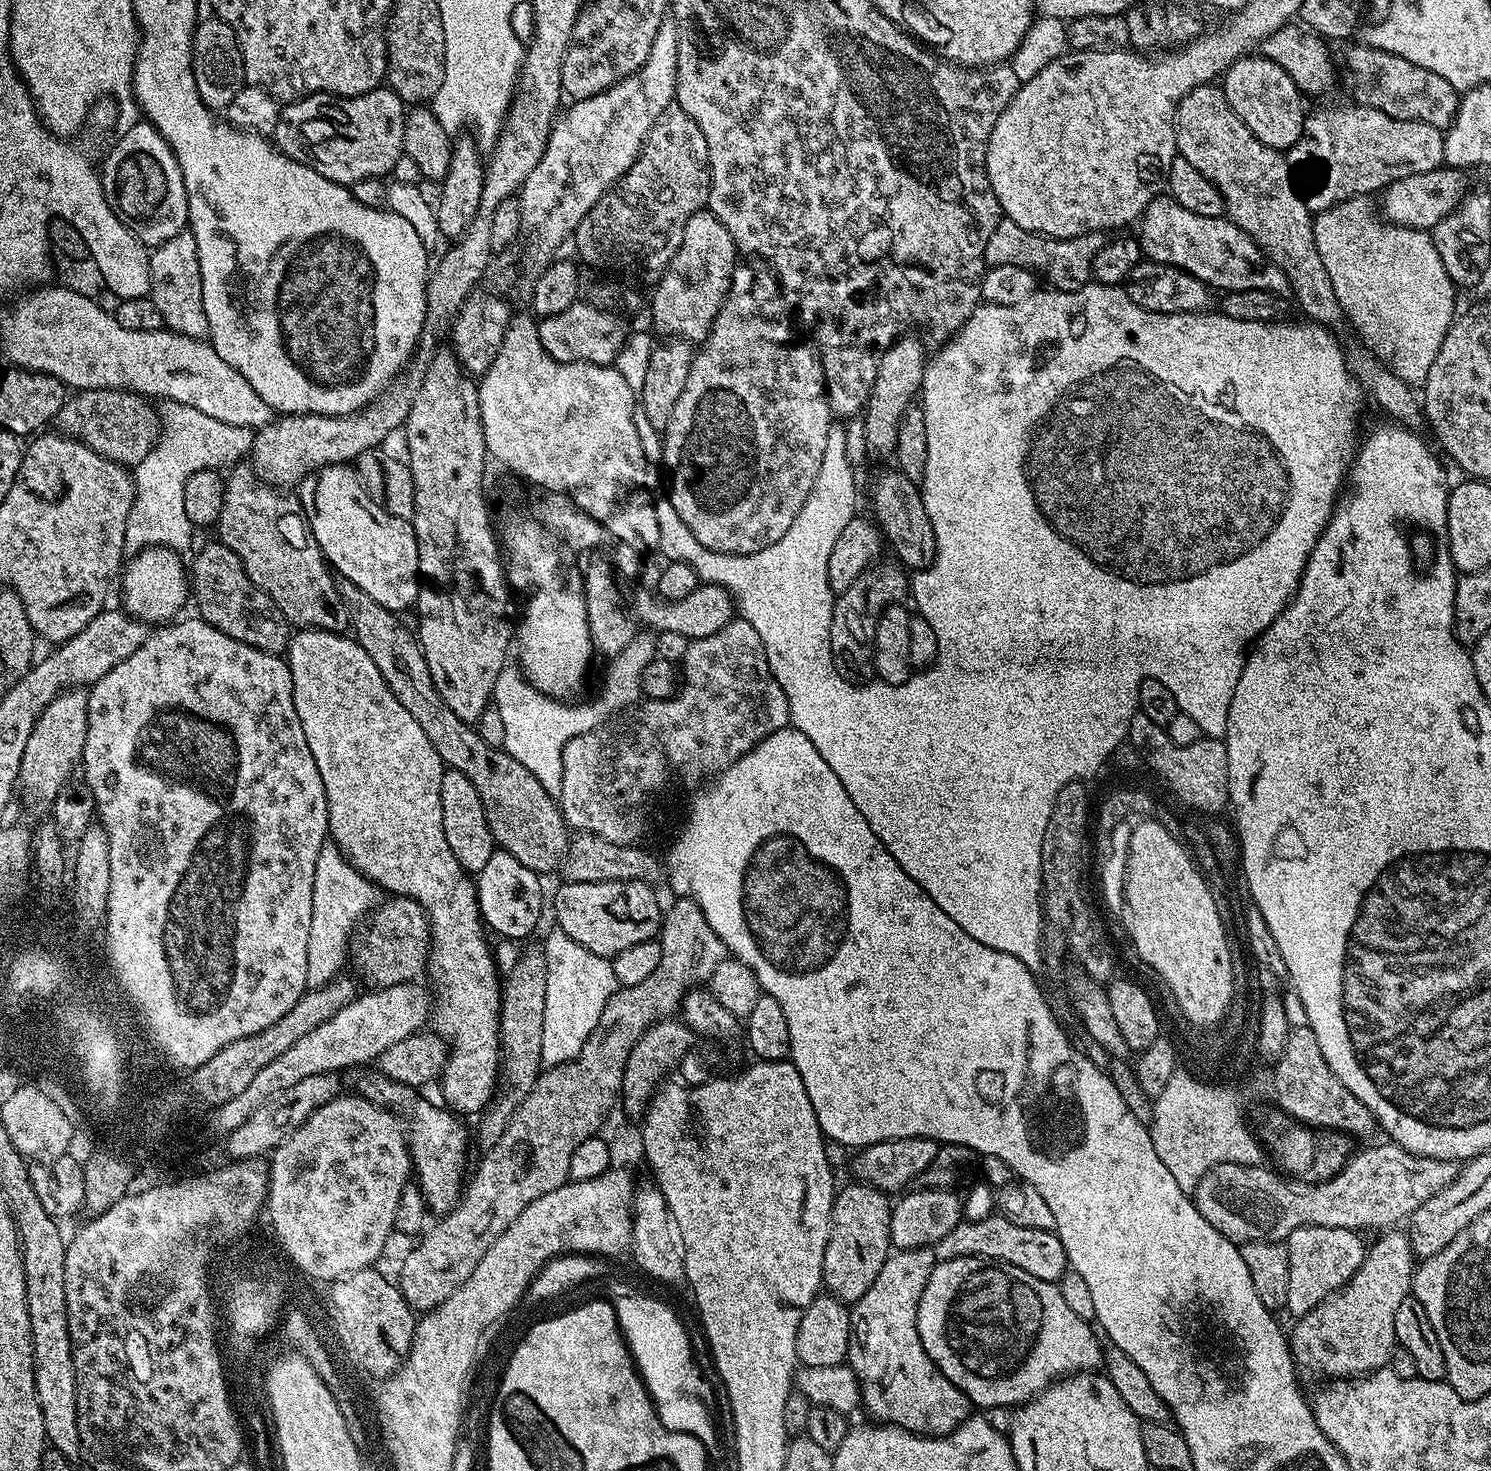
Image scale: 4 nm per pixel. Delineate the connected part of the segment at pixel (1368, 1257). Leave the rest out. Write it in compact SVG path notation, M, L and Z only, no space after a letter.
M1388 1230L1376 1240L1376 1245L1369 1247L1364 1254L1364 1261L1362 1266L1358 1266L1358 1270L1354 1275L1348 1279L1347 1284L1338 1292L1332 1293L1327 1299L1322 1301L1318 1306L1314 1306L1314 1310L1310 1310L1305 1316L1299 1317L1295 1321L1296 1325L1293 1326L1292 1332L1290 1328L1290 1335L1288 1336L1288 1346L1292 1350L1292 1358L1296 1362L1297 1369L1301 1373L1313 1372L1316 1376L1324 1376L1323 1378L1360 1378L1365 1374L1376 1371L1377 1368L1389 1367L1392 1363L1392 1355L1397 1348L1396 1335L1394 1334L1394 1314L1398 1310L1399 1304L1409 1296L1412 1290L1412 1273L1417 1267L1417 1257L1412 1255L1412 1244L1408 1240L1408 1233L1404 1230Z

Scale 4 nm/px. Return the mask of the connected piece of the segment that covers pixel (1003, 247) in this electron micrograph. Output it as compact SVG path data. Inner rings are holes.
M1001 218L994 226L994 234L986 242L984 262L988 268L994 266L1022 266L1036 273L1037 277L1049 280L1057 292L1073 292L1092 280L1094 254L1102 250L1106 239L1103 232L1087 232L1069 240L1056 240L1053 236L1040 236L1030 230L1022 230L1013 220Z

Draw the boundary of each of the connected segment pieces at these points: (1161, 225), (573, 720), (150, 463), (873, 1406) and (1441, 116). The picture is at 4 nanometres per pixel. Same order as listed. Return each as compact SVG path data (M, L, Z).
M1161 194L1146 206L1138 221L1139 228L1140 251L1147 259L1186 270L1209 289L1220 288L1221 293L1266 290L1275 296L1284 296L1289 291L1284 271L1264 257L1247 232L1224 216L1194 214L1186 206L1178 206L1171 195Z
M637 630L634 638L630 638L630 646L626 646L622 654L611 657L609 664L612 665L605 670L604 681L596 697L584 700L581 704L553 700L528 683L519 667L505 666L498 674L498 682L494 682L492 695L492 704L498 714L502 714L504 723L504 751L510 754L510 758L514 758L514 762L522 762L522 766L526 766L526 770L538 778L538 782L551 796L559 797L562 790L562 750L566 742L599 728L609 718L641 703L642 670L646 670L646 666L650 666L650 662L655 659L656 636L648 630Z
M173 400L163 401L158 411L160 439L153 444L150 454L134 466L132 481L136 493L126 518L124 539L124 551L129 557L149 546L173 550L190 547L194 529L190 518L186 518L185 505L186 482L190 474L207 468L227 469L243 461L252 451L253 429L218 422L218 418L209 418L202 410L194 410L194 406L184 406Z
M906 1248L893 1251L889 1255L887 1262L882 1266L882 1270L878 1270L878 1278L874 1282L874 1286L870 1286L870 1290L866 1290L866 1294L862 1294L862 1298L857 1300L850 1308L852 1333L850 1334L850 1346L848 1347L846 1363L848 1367L854 1370L854 1374L860 1383L860 1398L863 1411L868 1411L872 1415L869 1417L873 1421L881 1424L893 1424L899 1428L904 1428L908 1432L917 1432L919 1436L949 1436L955 1428L960 1428L962 1422L966 1422L974 1412L972 1400L966 1398L966 1394L962 1394L962 1390L958 1390L958 1386L954 1386L954 1382L950 1382L950 1378L946 1378L946 1374L942 1374L942 1370L938 1370L938 1366L934 1366L930 1354L926 1354L926 1350L922 1346L922 1338L918 1338L918 1302L922 1298L922 1290L926 1290L926 1282L930 1282L930 1274L937 1262L935 1251L932 1248Z
M1357 42L1353 48L1345 50L1342 68L1348 71L1353 101L1359 107L1382 110L1396 121L1425 122L1441 130L1446 130L1457 114L1459 91L1452 88L1442 74L1434 74L1434 70L1422 70L1422 66L1406 62L1406 58L1398 58L1398 54Z

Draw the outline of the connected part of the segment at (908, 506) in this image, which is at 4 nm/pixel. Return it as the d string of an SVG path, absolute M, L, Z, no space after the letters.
M898 470L880 472L872 484L871 517L883 539L892 547L897 561L905 569L923 570L934 562L936 543L934 542L934 526L930 526L930 514L926 514L926 506L920 497L917 481L906 478Z

